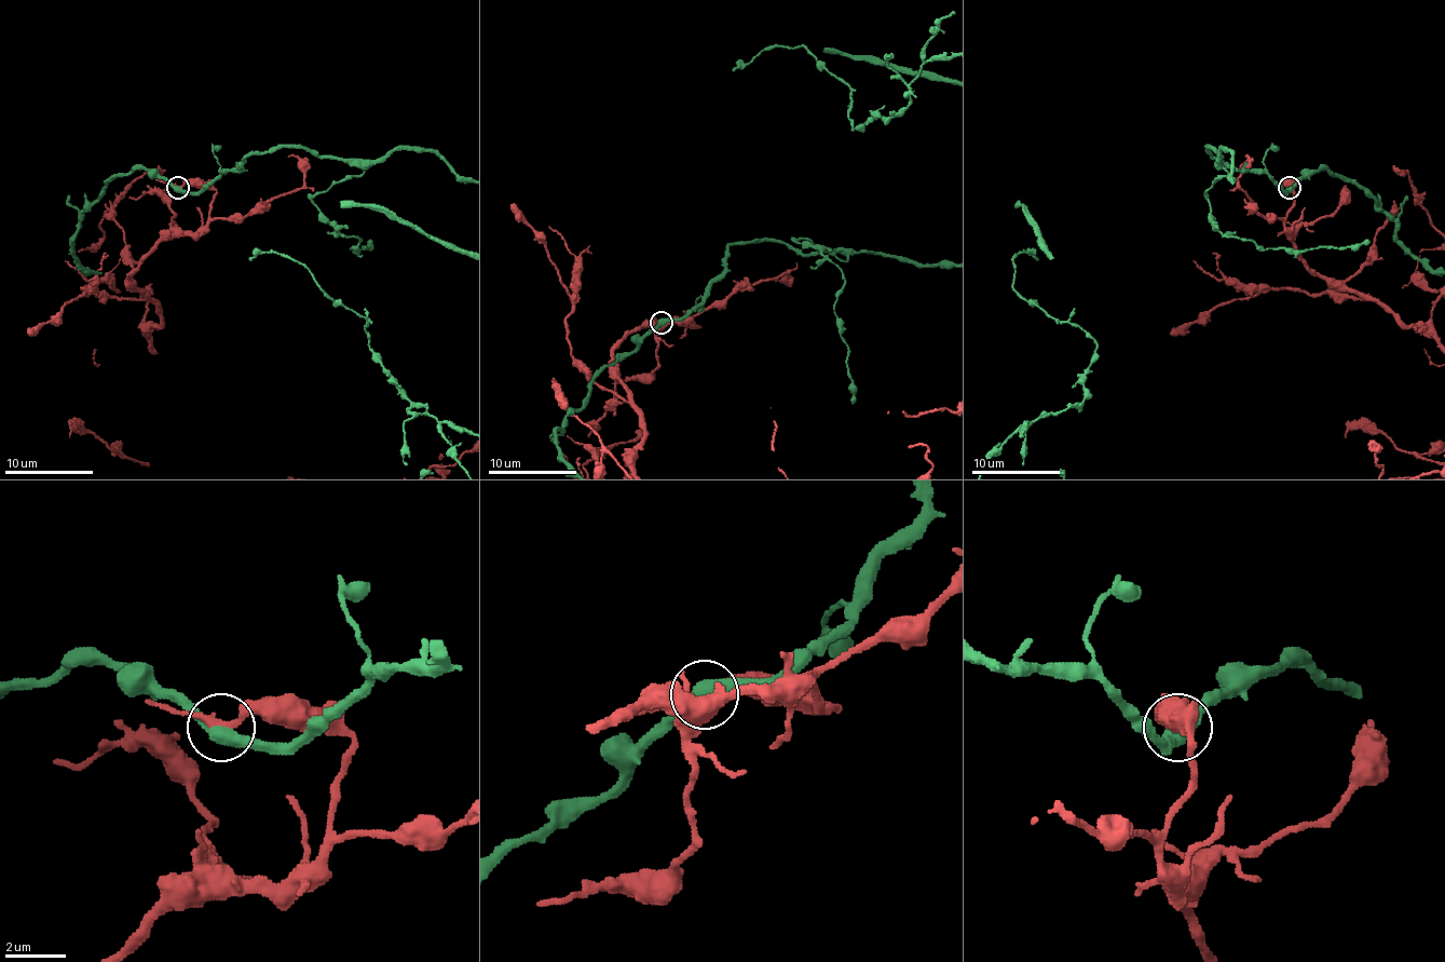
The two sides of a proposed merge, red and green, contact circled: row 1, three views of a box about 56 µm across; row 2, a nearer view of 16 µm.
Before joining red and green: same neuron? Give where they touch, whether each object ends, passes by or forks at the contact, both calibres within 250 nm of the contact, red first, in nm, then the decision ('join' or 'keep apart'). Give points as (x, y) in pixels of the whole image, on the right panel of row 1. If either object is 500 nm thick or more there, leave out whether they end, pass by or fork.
place (1290, 188); red passes by; green passes by; calibres 200 and 480 nm; keep apart

